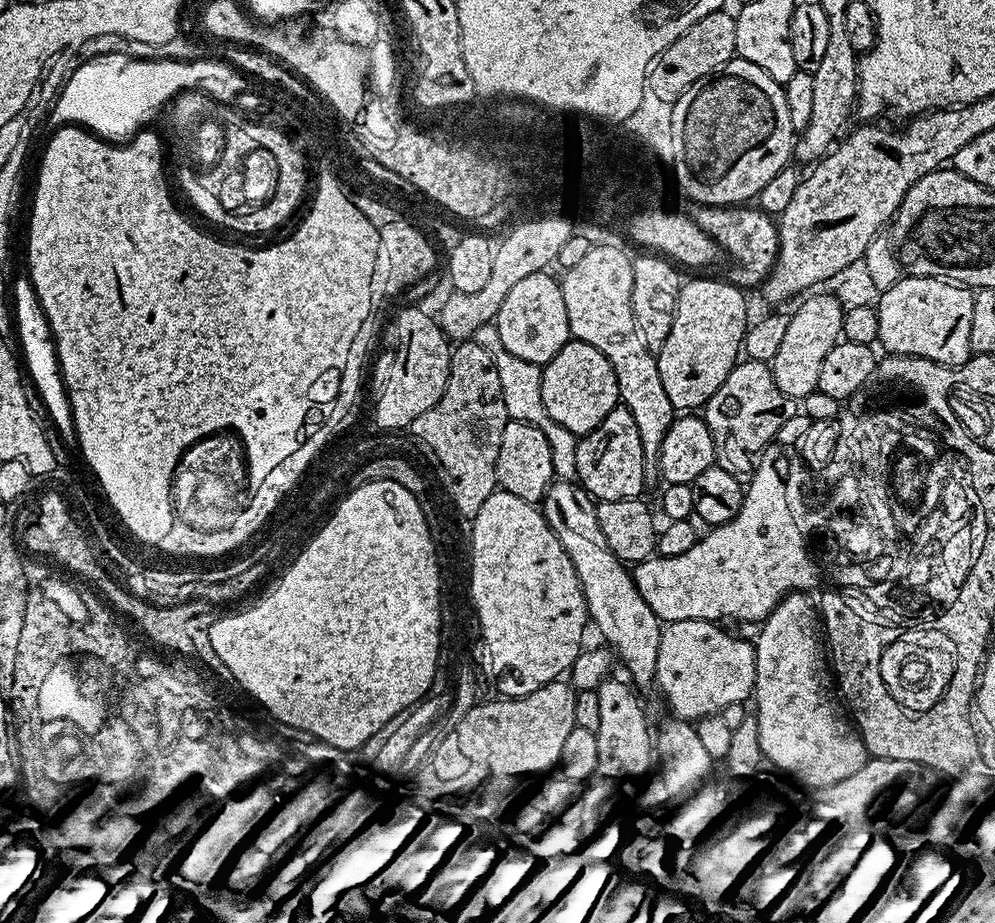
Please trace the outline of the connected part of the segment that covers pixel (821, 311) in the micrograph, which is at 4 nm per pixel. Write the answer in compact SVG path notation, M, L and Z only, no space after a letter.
M816 294L805 295L799 301L800 309L789 315L786 335L778 345L778 354L774 354L770 362L774 382L778 382L778 390L782 390L782 394L797 402L803 402L811 392L817 391L818 373L822 370L822 362L842 336L844 321L842 305L833 295L812 295Z

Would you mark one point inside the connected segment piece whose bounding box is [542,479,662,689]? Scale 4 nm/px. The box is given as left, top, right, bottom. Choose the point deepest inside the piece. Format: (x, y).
(631, 630)

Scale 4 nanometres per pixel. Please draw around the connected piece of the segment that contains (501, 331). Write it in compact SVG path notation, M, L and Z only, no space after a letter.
M547 271L535 272L530 278L522 278L522 282L516 283L510 294L506 294L506 302L502 302L502 310L498 310L494 321L498 338L510 354L541 366L549 364L570 339L560 280L548 275Z

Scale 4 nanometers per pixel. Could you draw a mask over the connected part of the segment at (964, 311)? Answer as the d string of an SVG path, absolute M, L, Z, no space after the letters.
M909 276L897 280L894 286L883 289L880 293L880 302L875 307L878 314L878 334L880 335L879 347L884 347L885 353L894 355L917 356L918 358L930 359L934 363L944 364L946 367L958 368L968 361L973 355L972 343L970 342L970 322L974 322L974 292L973 289L950 280L938 280L935 276Z

